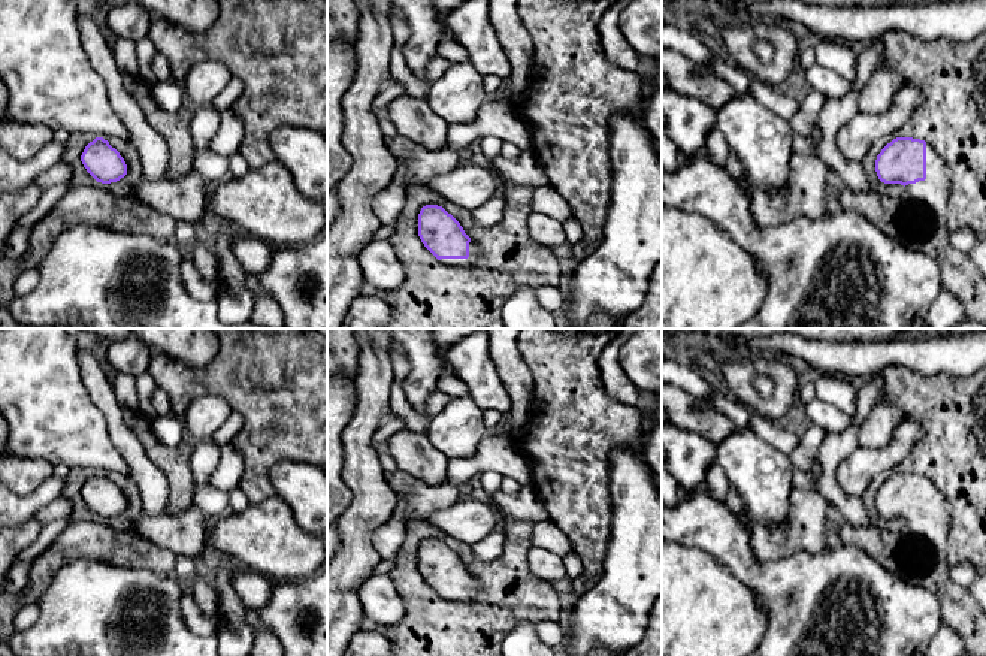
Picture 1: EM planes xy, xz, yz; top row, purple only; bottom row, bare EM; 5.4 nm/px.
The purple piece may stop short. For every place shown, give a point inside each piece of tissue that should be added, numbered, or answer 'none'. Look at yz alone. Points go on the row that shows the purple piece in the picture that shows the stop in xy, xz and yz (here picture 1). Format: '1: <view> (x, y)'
1: yz (918, 218)

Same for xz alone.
1: xz (460, 263)

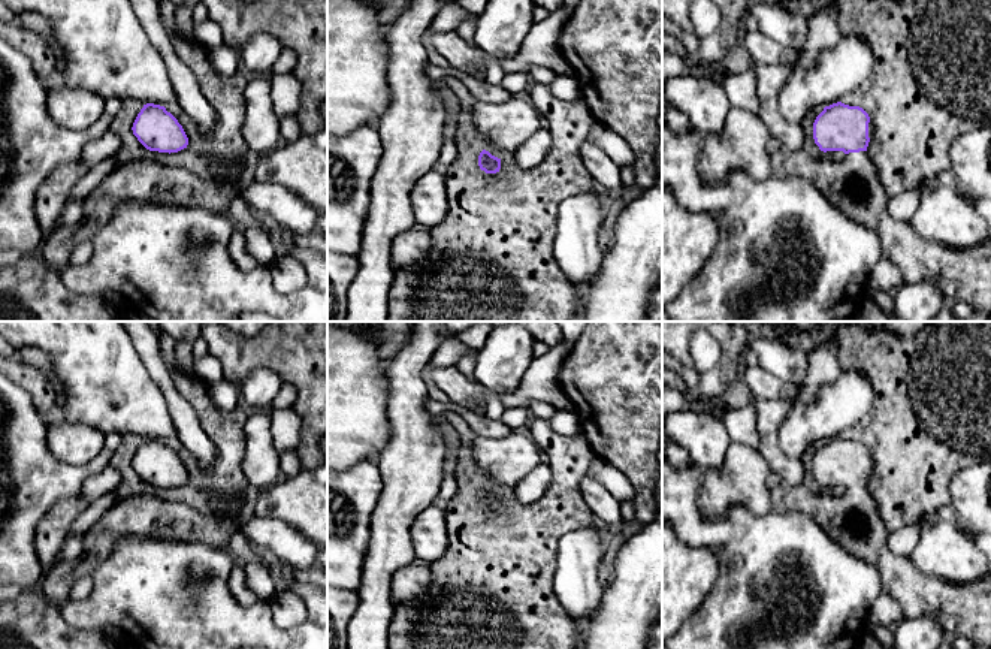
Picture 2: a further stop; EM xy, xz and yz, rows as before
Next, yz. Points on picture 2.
1: yz (854, 186)

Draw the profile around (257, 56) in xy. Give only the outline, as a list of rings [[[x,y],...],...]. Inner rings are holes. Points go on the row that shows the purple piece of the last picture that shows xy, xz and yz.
[[[266,33],[254,34],[238,52],[241,70],[247,75],[268,75],[283,49],[281,42]]]

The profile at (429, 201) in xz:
[[[435,167],[426,172],[411,190],[413,217],[417,227],[430,230],[448,214],[445,173]]]

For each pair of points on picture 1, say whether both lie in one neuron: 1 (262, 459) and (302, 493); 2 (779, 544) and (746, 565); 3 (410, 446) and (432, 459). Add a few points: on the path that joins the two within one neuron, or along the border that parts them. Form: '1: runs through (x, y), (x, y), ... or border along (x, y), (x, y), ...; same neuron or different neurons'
1: border along (307, 460), (280, 460), (269, 472), (274, 492); different neurons
2: border along (750, 532), (758, 559), (791, 556); different neurons
3: runs through (416, 452), (426, 459); same neuron

